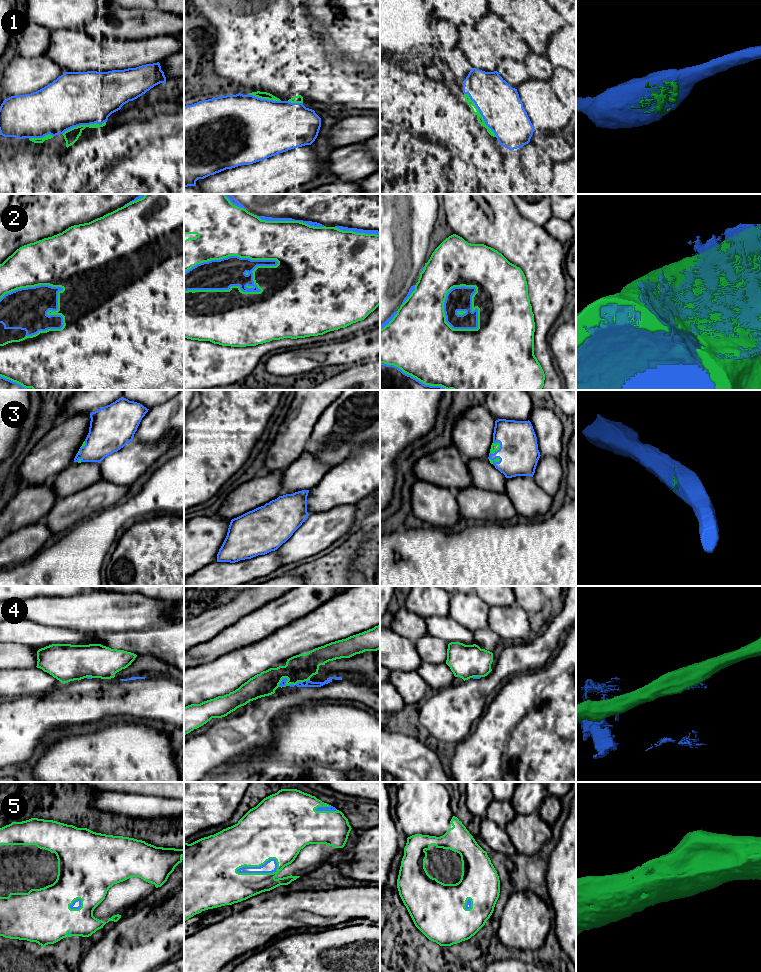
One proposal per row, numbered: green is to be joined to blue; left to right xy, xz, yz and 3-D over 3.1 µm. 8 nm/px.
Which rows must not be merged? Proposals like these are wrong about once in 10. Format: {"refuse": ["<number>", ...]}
{"refuse": ["4"]}

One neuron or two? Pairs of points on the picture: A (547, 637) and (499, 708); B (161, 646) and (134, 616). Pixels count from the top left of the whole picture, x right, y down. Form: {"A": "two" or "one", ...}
{"A": "two", "B": "two"}

